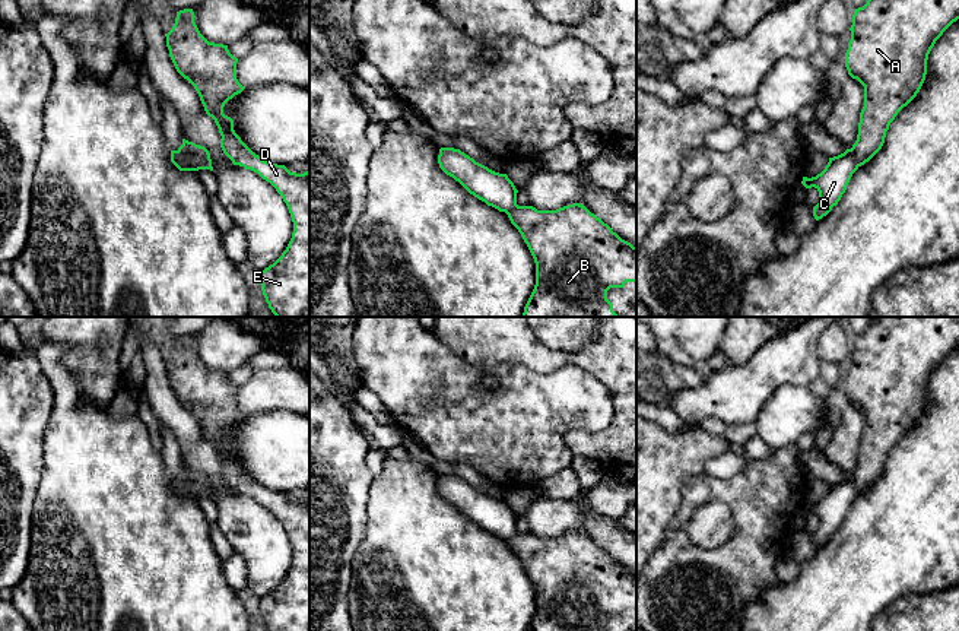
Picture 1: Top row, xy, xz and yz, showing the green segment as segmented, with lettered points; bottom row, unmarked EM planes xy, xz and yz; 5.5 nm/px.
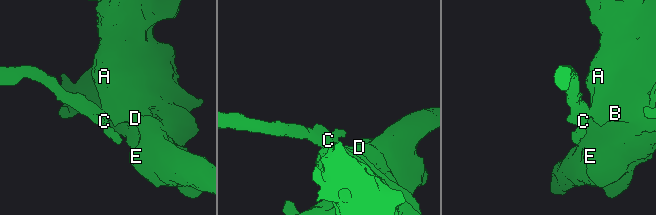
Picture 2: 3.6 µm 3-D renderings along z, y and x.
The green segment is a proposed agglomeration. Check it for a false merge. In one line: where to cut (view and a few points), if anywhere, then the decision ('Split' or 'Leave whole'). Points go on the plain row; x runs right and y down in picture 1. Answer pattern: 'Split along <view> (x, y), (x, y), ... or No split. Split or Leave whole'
Split along xy (178, 476), (193, 497). Split

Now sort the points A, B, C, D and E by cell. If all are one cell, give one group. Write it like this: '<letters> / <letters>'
A B D E / C

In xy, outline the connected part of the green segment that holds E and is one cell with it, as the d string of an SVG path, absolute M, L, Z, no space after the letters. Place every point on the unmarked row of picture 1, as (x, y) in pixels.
M193 336L177 339L172 356L165 361L169 384L177 399L197 418L204 438L212 444L222 463L220 475L234 492L257 500L270 510L286 530L292 549L292 565L282 583L260 599L260 612L267 631L309 631L309 498L290 500L285 492L267 489L255 482L235 460L234 447L223 441L225 431L241 421L242 413L236 406L236 390L228 372L209 370L194 349Z

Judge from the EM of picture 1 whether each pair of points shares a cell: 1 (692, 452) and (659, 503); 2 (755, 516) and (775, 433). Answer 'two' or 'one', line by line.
1: one
2: two

